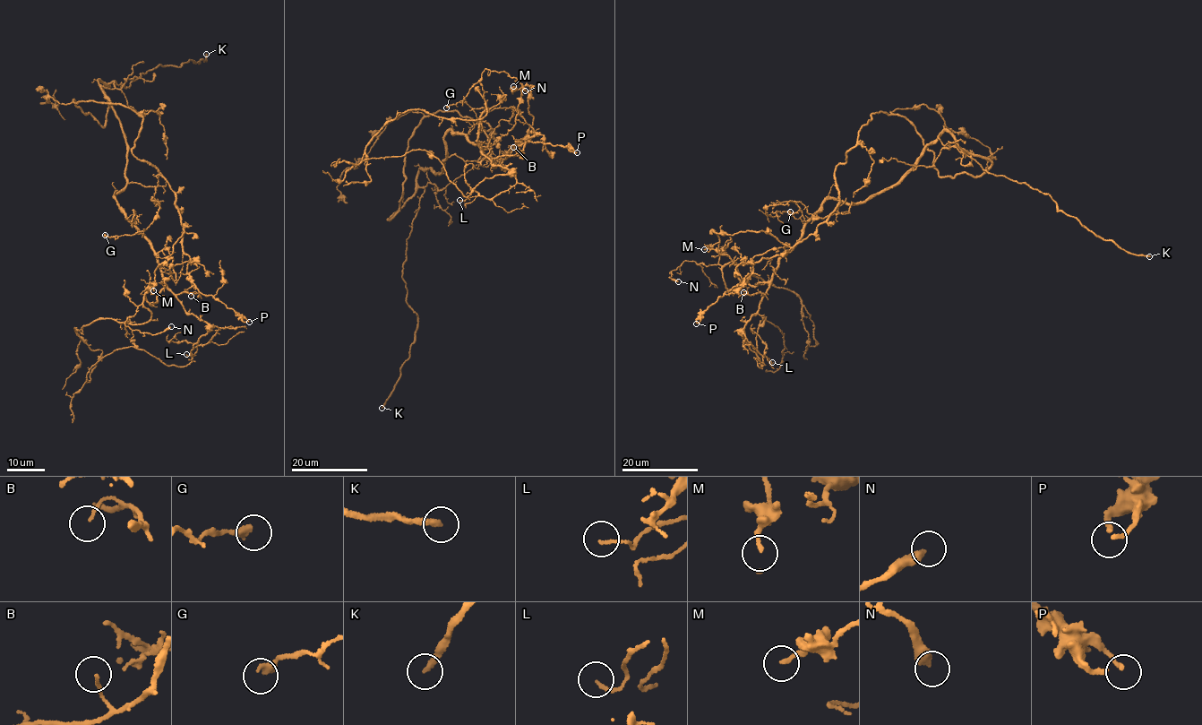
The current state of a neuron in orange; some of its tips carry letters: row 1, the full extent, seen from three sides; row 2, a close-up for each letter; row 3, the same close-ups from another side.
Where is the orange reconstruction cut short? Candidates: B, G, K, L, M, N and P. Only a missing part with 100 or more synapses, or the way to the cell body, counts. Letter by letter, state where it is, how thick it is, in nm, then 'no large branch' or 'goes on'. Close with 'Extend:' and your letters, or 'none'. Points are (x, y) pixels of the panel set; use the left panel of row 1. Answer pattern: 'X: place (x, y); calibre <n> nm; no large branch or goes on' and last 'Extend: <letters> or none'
B: place (191, 296); calibre 100 nm; no large branch
G: place (105, 235); calibre 320 nm; no large branch
K: place (206, 54); calibre 220 nm; goes on
L: place (186, 354); calibre 110 nm; no large branch
M: place (153, 290); calibre 190 nm; no large branch
N: place (171, 326); calibre 400 nm; no large branch
P: place (249, 322); calibre 160 nm; no large branch
Extend: K

